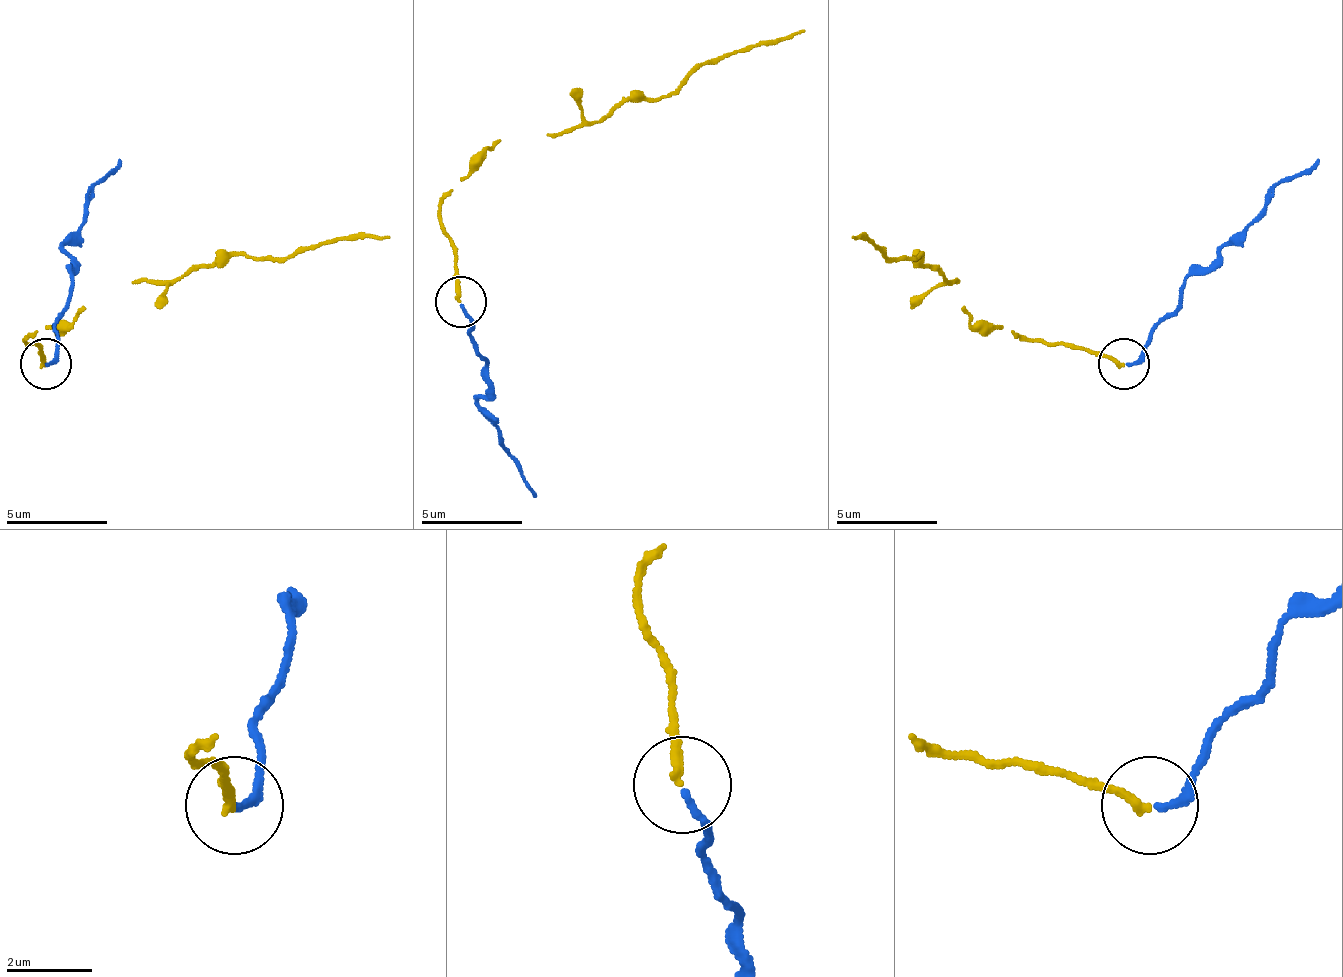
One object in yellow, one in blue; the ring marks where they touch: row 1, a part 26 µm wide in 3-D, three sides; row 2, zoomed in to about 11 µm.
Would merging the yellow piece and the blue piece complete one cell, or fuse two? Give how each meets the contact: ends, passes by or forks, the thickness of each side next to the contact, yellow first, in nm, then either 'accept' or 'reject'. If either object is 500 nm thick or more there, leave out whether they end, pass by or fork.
yellow ends; blue ends; calibres 200 and 160 nm; reject

